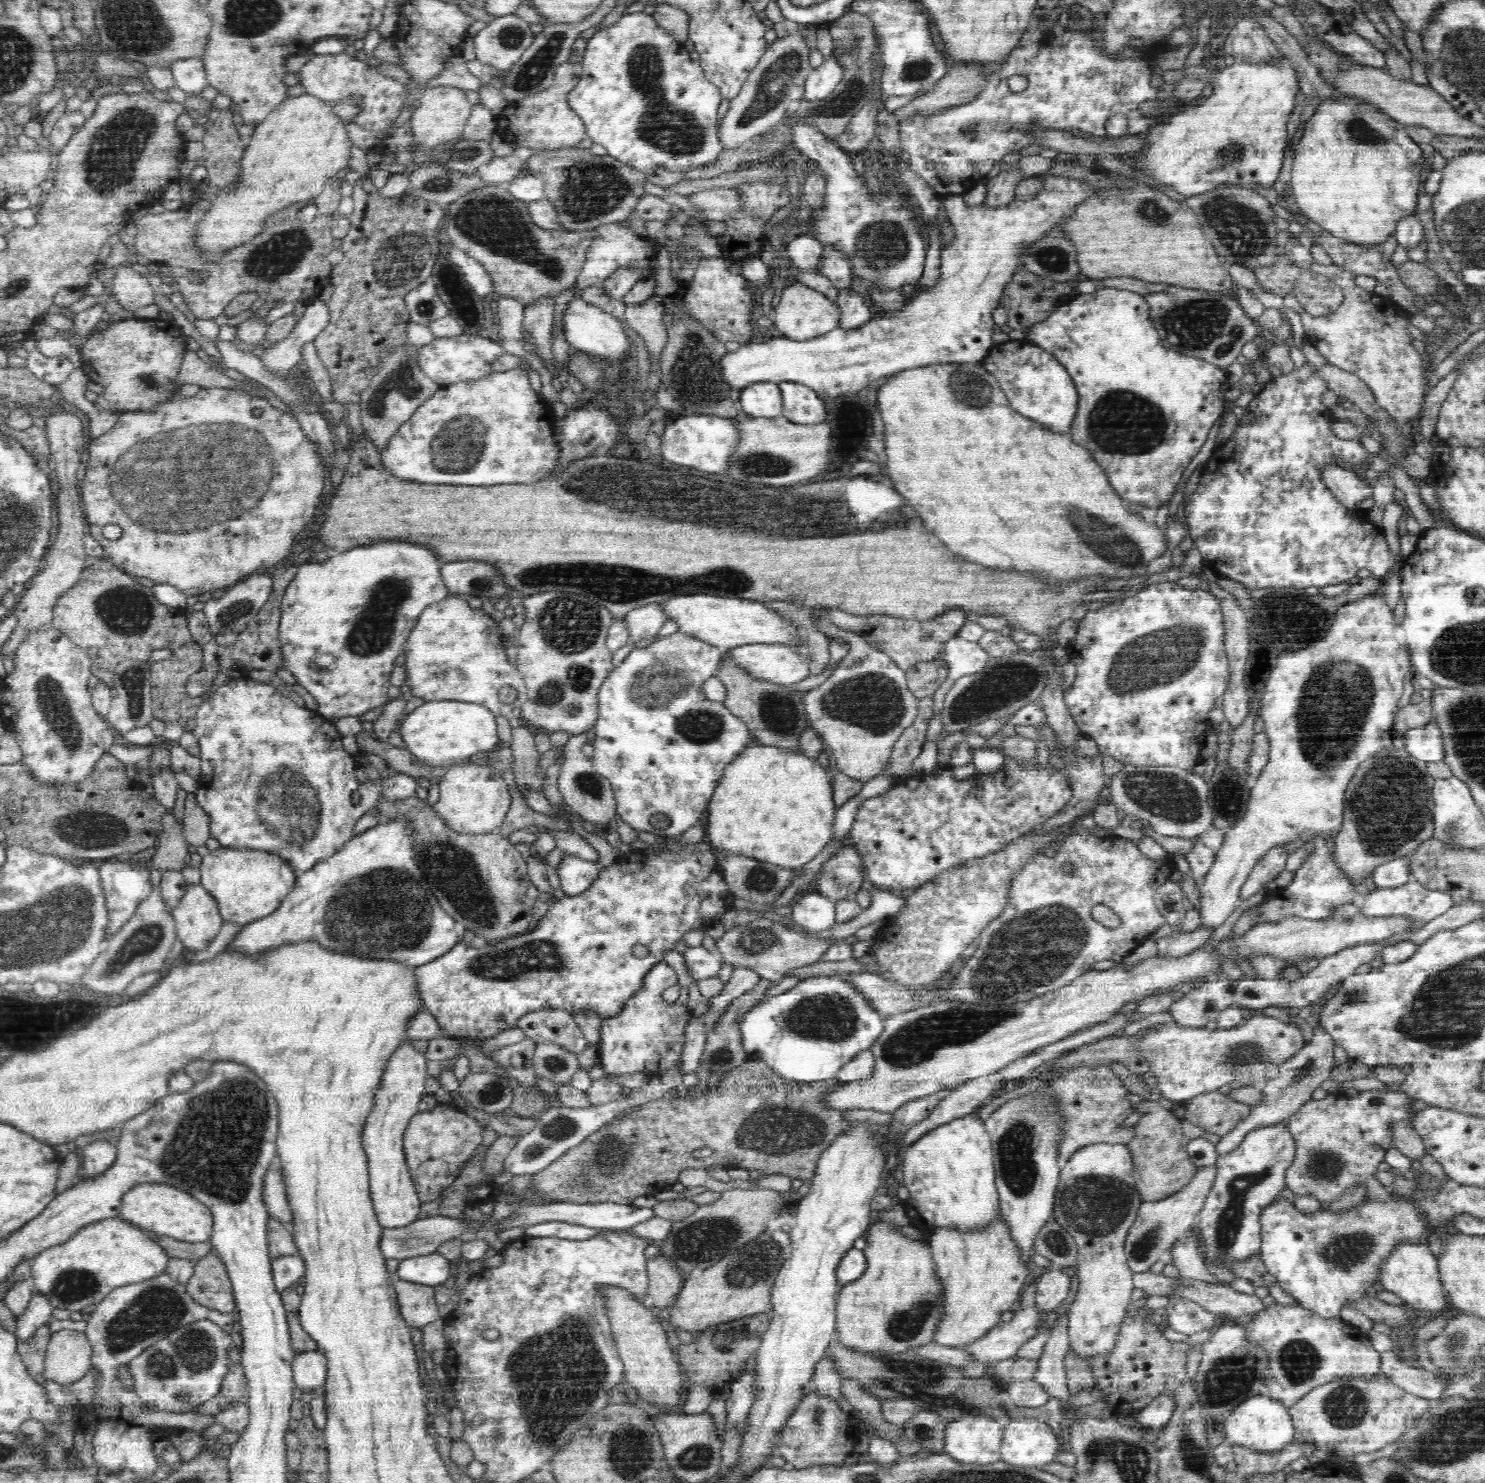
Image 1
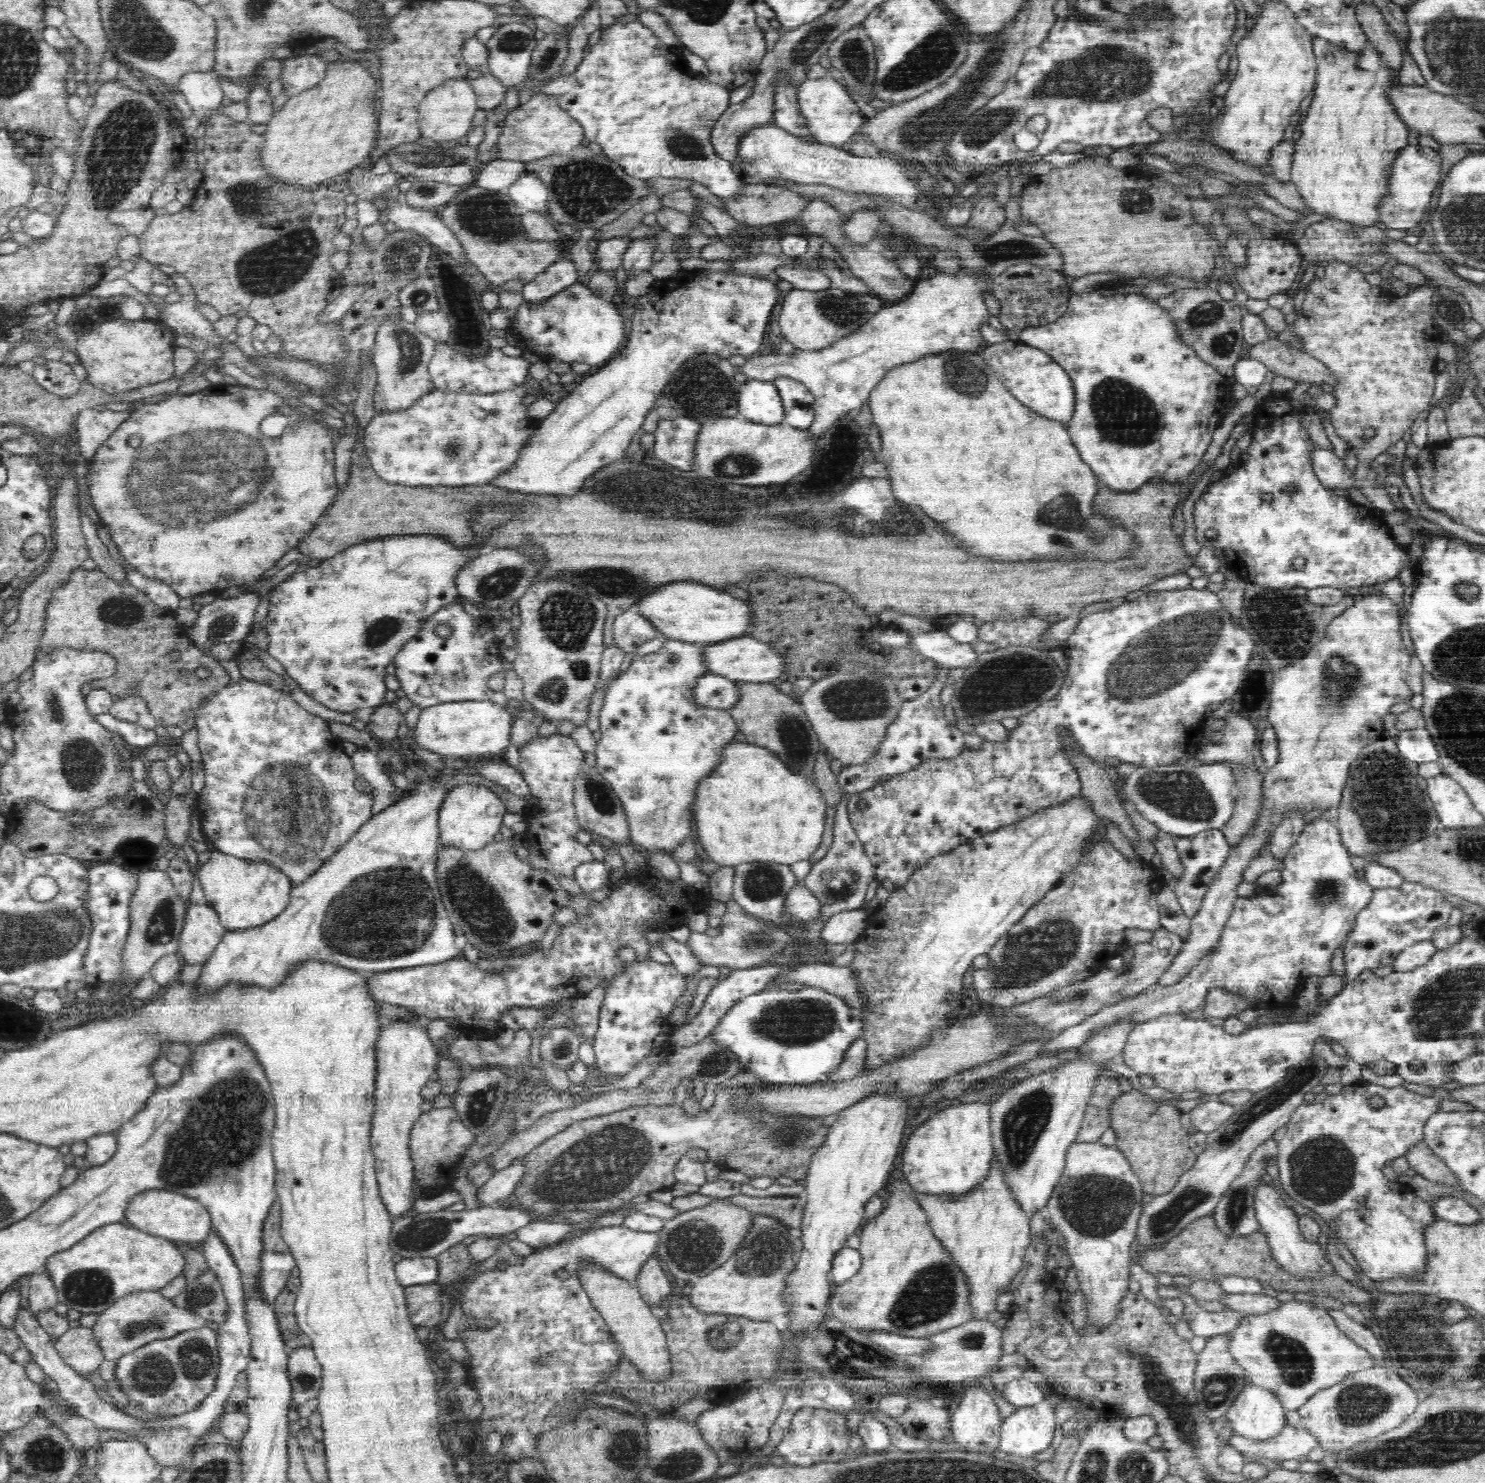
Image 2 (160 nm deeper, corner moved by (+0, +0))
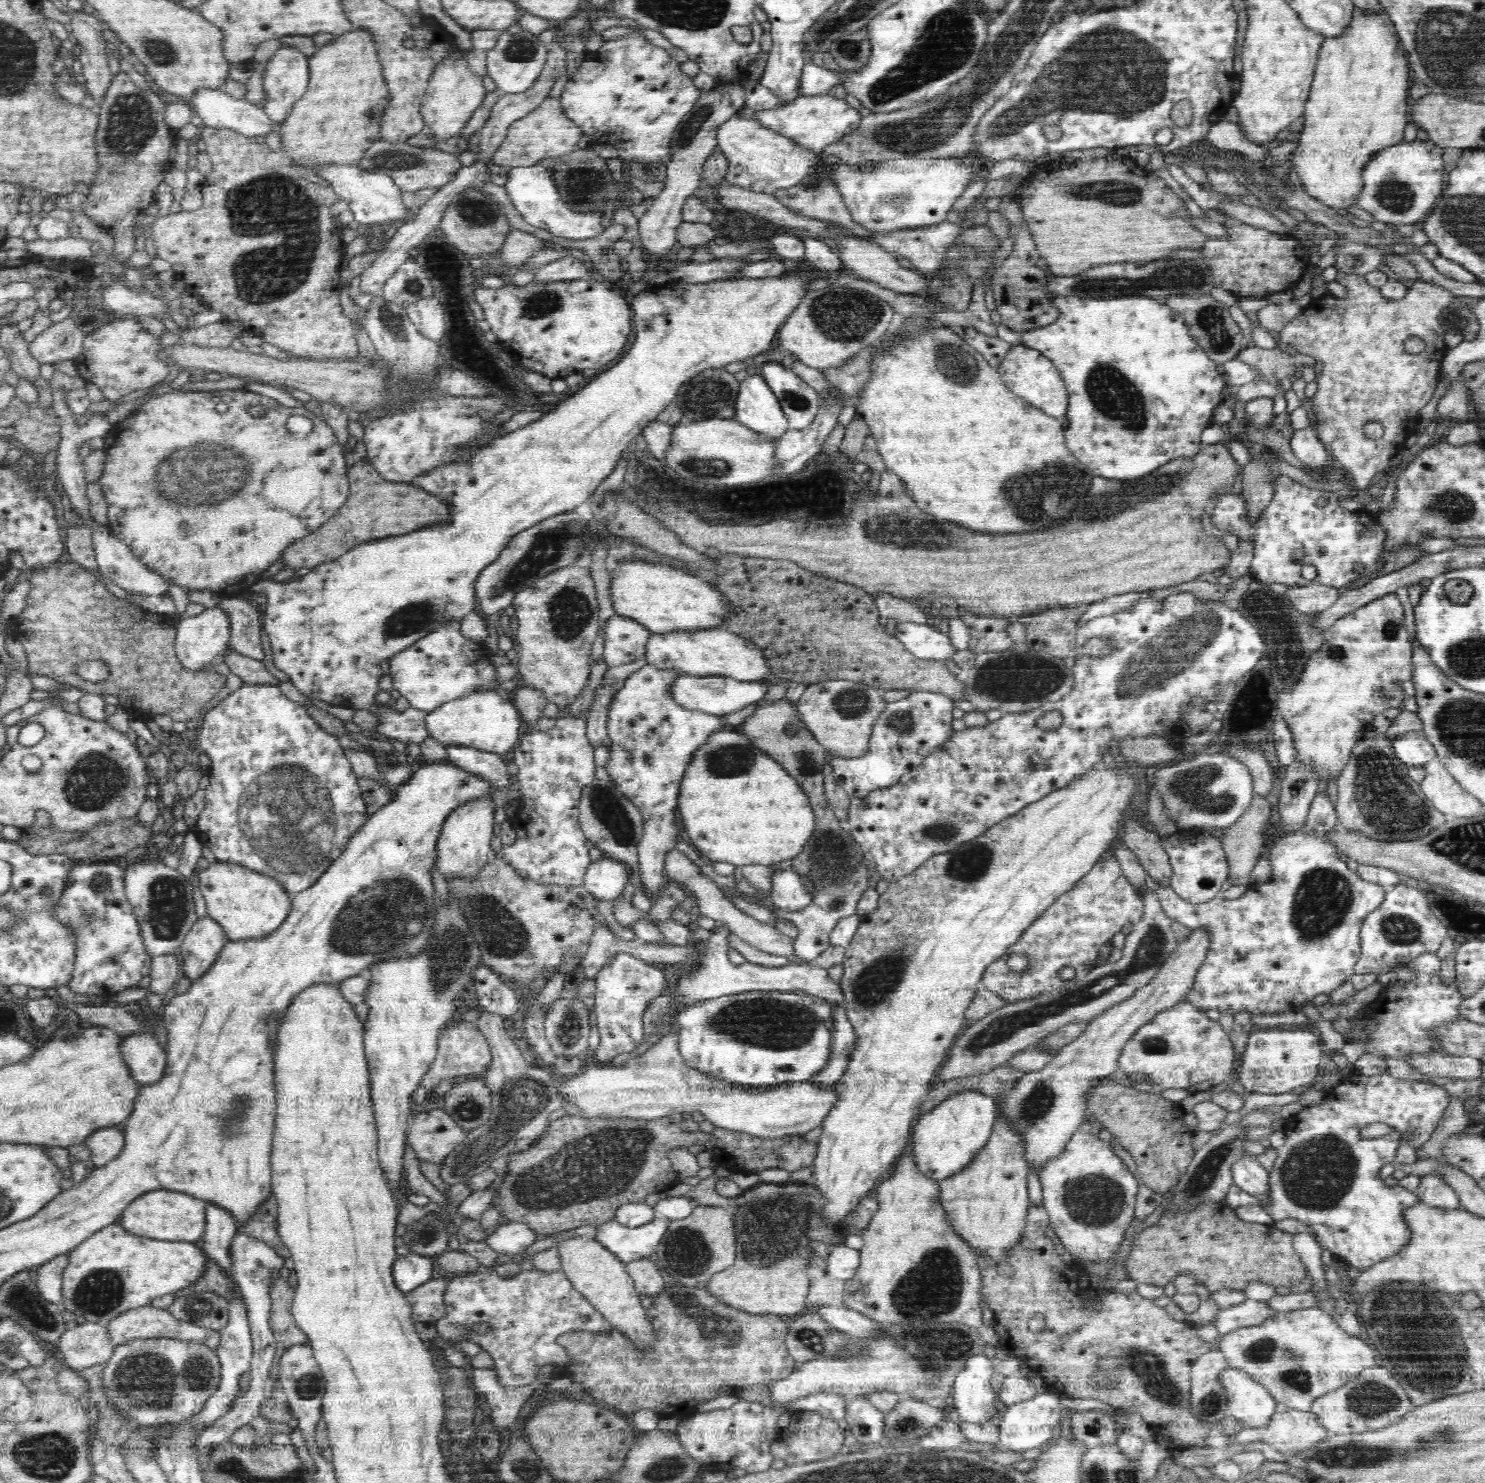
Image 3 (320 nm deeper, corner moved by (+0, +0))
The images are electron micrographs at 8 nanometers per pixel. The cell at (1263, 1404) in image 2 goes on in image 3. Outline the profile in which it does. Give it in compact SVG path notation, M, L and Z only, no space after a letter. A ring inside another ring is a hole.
M1234 1367L1222 1372L1220 1384L1227 1394L1227 1411L1243 1428L1264 1428L1276 1414L1277 1402L1270 1391L1250 1375Z

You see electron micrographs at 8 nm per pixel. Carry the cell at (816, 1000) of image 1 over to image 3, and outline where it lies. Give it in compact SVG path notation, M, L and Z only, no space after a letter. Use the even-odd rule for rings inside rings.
M748 991L740 994L733 994L730 996L721 996L706 1001L696 1001L692 1004L687 1004L678 1010L678 1016L670 1022L671 1028L677 1028L678 1032L678 1048L679 1053L690 1068L695 1068L700 1073L712 1074L712 1077L718 1081L727 1081L730 1084L744 1085L756 1089L780 1085L783 1083L802 1083L810 1082L812 1076L819 1075L826 1066L828 1059L830 1059L830 1045L831 1034L830 1029L834 1025L832 1021L832 1012L834 1008L827 1001L818 998L814 995L798 995L795 991L778 992L778 991Z

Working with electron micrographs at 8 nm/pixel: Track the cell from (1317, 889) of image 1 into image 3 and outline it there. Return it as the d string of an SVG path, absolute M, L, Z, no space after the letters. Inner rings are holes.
M1317 792L1312 804L1309 808L1309 813L1306 822L1301 829L1296 832L1289 833L1286 836L1280 836L1274 846L1270 849L1269 859L1272 867L1272 876L1270 880L1265 883L1251 884L1248 890L1244 892L1239 898L1226 899L1222 895L1214 897L1211 901L1202 904L1192 904L1184 901L1178 896L1174 889L1170 886L1168 888L1157 889L1156 894L1159 896L1159 901L1163 911L1173 920L1177 920L1180 924L1186 926L1190 930L1196 928L1210 928L1212 934L1211 947L1208 948L1208 954L1204 959L1204 963L1200 966L1198 974L1196 974L1193 988L1185 993L1184 1003L1193 1004L1194 1008L1200 1011L1218 1010L1222 1015L1236 1014L1243 1011L1248 1011L1254 1015L1262 1014L1275 1014L1275 1013L1288 1013L1288 1012L1301 1012L1301 1009L1311 1002L1318 994L1329 995L1332 991L1336 990L1339 986L1350 981L1355 974L1354 968L1356 967L1357 960L1361 956L1361 939L1360 939L1360 926L1368 913L1376 910L1384 896L1386 896L1387 888L1376 883L1366 882L1357 872L1348 870L1346 864L1340 860L1340 856L1336 854L1336 847L1331 843L1324 842L1322 834L1328 832L1330 828L1338 826L1338 815L1335 811L1335 805L1332 804L1330 798L1326 793Z

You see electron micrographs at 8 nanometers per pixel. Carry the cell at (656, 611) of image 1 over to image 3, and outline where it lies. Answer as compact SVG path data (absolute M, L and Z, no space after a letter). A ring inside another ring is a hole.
M613 615L606 622L602 660L609 667L630 664L645 656L650 632L637 620Z

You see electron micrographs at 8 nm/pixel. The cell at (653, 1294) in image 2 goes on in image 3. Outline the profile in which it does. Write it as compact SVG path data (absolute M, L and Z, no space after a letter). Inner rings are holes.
M653 1257L638 1259L625 1265L639 1294L657 1295L665 1287L660 1269Z

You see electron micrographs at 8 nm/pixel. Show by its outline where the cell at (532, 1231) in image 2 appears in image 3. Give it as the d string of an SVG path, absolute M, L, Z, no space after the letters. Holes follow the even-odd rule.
M501 1221L495 1229L488 1232L485 1241L499 1255L514 1255L528 1250L538 1237L526 1223Z

